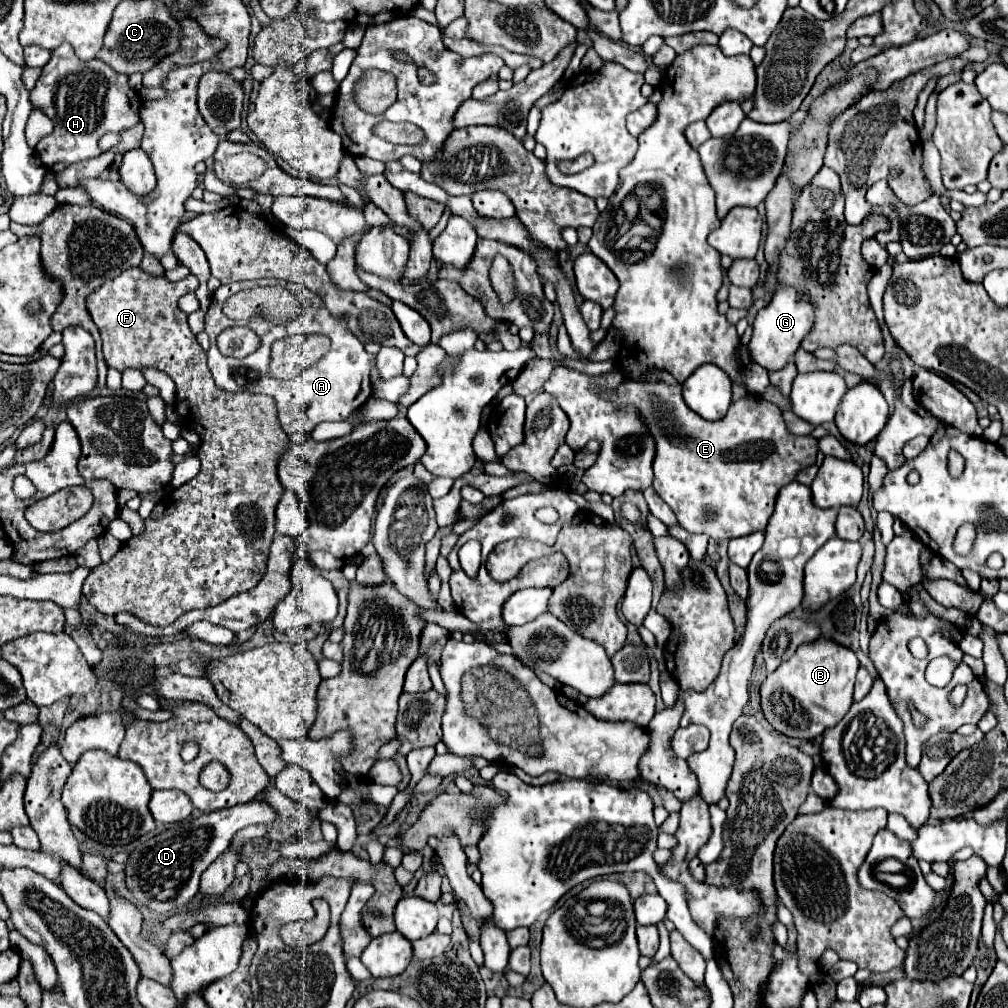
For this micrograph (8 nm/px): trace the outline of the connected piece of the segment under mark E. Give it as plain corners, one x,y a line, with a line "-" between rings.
625,379
617,389
605,391
599,387
593,387
593,391
601,399
609,401
617,411
623,411
629,405
635,409
635,413
639,415
639,419
643,421
643,425
647,427
649,435
655,441
653,489
673,509
679,525
689,533
705,533
713,539
735,539
755,531
763,531
773,513
773,505
779,489
791,483
799,469
813,465
819,451
815,437
811,435
801,437
801,435
789,433
783,421
783,411
775,403
769,403
761,397
739,399
731,403
727,415
711,423
699,417
697,413
693,413
685,405
679,383
667,385
665,381

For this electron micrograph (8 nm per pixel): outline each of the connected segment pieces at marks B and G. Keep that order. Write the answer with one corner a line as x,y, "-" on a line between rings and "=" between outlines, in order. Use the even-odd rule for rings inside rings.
819,637
801,645
791,659
775,669
761,685
761,707
767,721
783,735
813,739
825,729
835,727
853,703
853,683
859,659
853,649
831,639
=
777,289
771,303
761,309
753,323
753,335
749,341
749,353
753,363
765,367
767,371
783,369
801,347
801,341
813,329
813,305
807,303
795,289

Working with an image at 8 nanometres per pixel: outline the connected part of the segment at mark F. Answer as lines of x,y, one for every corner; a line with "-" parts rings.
133,267
107,281
101,289
87,297
89,315
103,339
107,367
121,373
125,369
145,367
167,371
167,375
177,385
173,407
179,415
181,427
197,433
201,441
197,453
201,459
199,475
179,489
169,491
145,519
145,531
123,543
117,555
109,563
95,567
83,583
83,595
97,611
105,615
129,611
151,625
169,625
191,609
219,605
223,599
257,585
265,573
269,545
275,533
275,505
283,495
283,485
277,481
277,463
279,457
293,445
277,421
271,397
227,393
215,387
207,369
207,355
191,333
187,315
177,307
177,299
195,291
197,285
199,283
195,275
189,275
177,283
169,283
165,277
151,277
139,267

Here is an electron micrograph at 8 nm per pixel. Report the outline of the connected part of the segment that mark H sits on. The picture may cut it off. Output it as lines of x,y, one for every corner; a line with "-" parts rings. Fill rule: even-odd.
67,43
51,51
51,59
43,67
39,81
31,91
31,103
55,123
53,133
41,139
35,147
41,163
53,173
61,173
77,161
97,157
101,153
97,141
109,131
137,125
141,121
139,113
143,105
139,93
131,91
127,75
115,73
99,59
87,63
79,61

